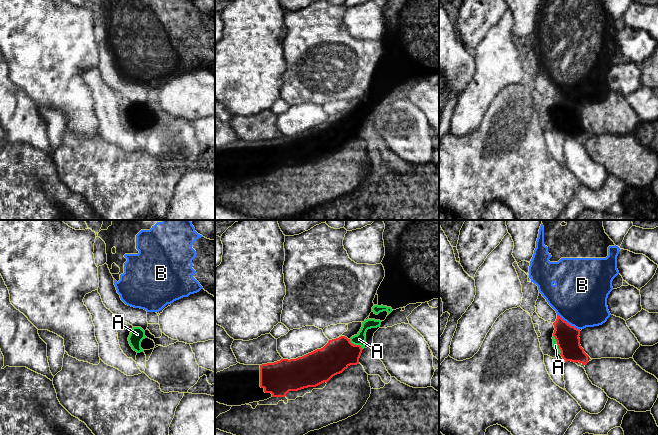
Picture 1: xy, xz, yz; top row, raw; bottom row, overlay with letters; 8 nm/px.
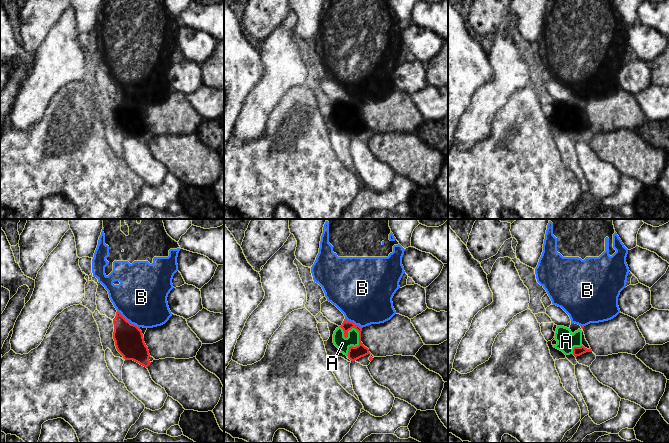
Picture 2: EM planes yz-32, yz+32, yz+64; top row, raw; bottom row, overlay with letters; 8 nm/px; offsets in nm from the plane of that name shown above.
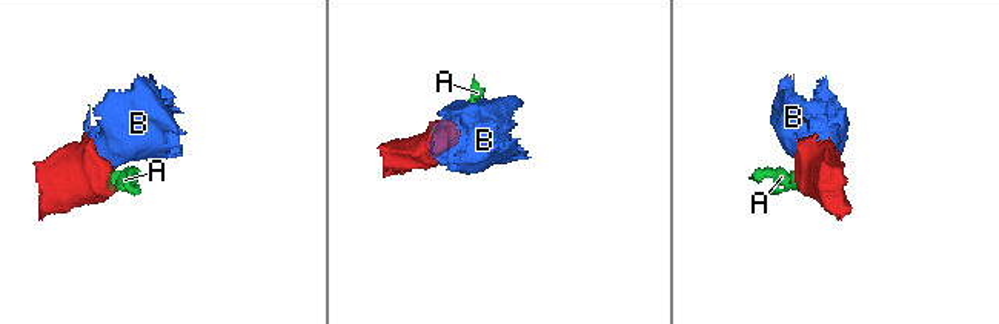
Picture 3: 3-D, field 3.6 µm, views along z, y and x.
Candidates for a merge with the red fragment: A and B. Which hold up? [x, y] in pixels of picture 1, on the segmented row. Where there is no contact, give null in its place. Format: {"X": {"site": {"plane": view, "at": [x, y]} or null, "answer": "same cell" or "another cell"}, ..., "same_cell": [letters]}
{"A": {"site": {"plane": "yz", "at": [557, 344]}, "answer": "same cell"}, "B": {"site": {"plane": "yz", "at": [567, 323]}, "answer": "another cell"}, "same_cell": ["A"]}

